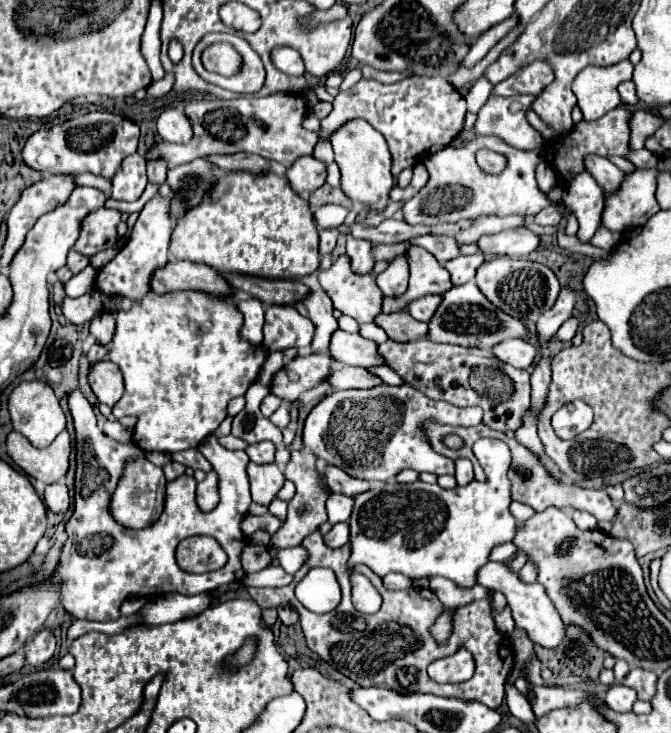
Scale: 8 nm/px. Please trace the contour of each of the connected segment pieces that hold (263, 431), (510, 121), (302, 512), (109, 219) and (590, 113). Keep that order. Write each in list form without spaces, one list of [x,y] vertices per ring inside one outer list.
[[[251,384],[249,392],[245,392],[245,408],[233,416],[231,424],[231,434],[243,438],[249,444],[261,442],[261,440],[271,440],[275,446],[281,444],[283,436],[277,426],[273,426],[265,416],[261,416],[259,404],[261,400],[269,394],[269,388],[263,384]]]
[[[489,96],[485,106],[477,114],[473,132],[499,136],[501,140],[520,150],[541,148],[541,133],[525,120],[525,112],[529,110],[533,98],[535,96]]]
[[[303,448],[303,450],[293,450],[291,452],[291,460],[285,468],[285,478],[289,478],[297,492],[291,498],[289,506],[287,506],[287,518],[281,524],[281,528],[271,536],[271,548],[289,548],[289,546],[297,546],[303,542],[305,536],[309,536],[311,532],[315,532],[319,528],[319,524],[327,522],[327,512],[325,512],[325,500],[327,494],[321,490],[319,486],[319,472],[315,468],[315,456]]]
[[[99,208],[91,212],[91,216],[83,220],[83,230],[73,248],[83,256],[91,256],[105,248],[115,246],[119,220],[121,220],[121,214],[117,210]]]
[[[623,60],[615,66],[587,66],[573,80],[573,92],[579,100],[584,120],[597,120],[617,108],[617,86],[631,80],[633,64]]]

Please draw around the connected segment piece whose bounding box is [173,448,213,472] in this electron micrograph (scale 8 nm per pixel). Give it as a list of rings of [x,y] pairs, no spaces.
[[[197,448],[185,450],[185,452],[181,452],[181,456],[173,456],[173,460],[179,462],[179,464],[185,464],[187,468],[193,468],[193,470],[203,470],[203,472],[211,472],[213,470],[209,460]]]

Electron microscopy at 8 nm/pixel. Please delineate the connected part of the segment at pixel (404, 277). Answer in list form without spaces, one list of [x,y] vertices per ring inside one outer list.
[[[405,256],[393,260],[383,274],[377,276],[377,286],[381,288],[383,296],[403,296],[407,292],[409,280],[409,264]]]

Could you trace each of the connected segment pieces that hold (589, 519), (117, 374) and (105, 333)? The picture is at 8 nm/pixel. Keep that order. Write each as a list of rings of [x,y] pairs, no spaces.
[[[571,510],[569,512],[571,518],[575,520],[575,524],[581,528],[581,530],[595,530],[597,528],[597,518],[589,512],[581,512],[581,510]]]
[[[101,360],[91,368],[89,384],[93,388],[93,394],[99,398],[99,402],[113,406],[123,396],[123,376],[117,364],[111,360]]]
[[[99,314],[97,318],[93,318],[91,320],[91,334],[101,346],[109,344],[115,334],[115,314]]]

